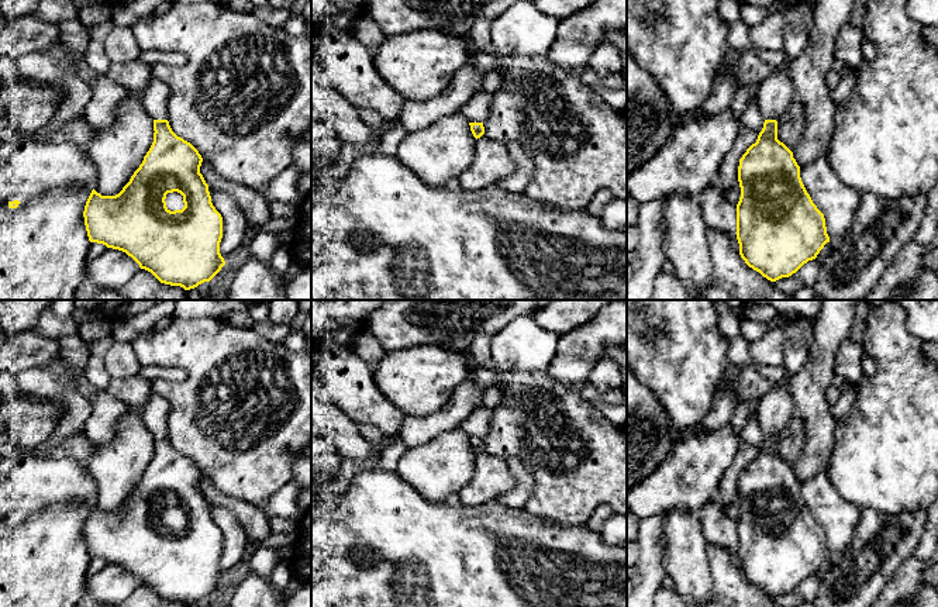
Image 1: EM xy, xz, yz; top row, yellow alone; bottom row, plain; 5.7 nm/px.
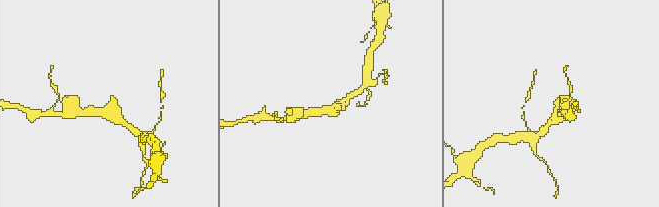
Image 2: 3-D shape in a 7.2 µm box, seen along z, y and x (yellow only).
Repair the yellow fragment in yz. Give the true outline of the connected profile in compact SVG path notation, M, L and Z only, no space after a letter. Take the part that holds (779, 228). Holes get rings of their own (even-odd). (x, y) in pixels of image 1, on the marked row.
M799 3L784 14L783 51L786 61L755 89L763 128L739 159L738 182L741 197L737 204L737 239L745 263L770 282L789 277L804 263L817 258L830 237L824 214L813 203L801 177L793 152L777 139L777 118L792 103L790 65L804 51L813 27L811 4Z

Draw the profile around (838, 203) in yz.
M827 156L800 168L801 182L824 214L830 241L842 242L851 232L859 207L859 193L839 180Z

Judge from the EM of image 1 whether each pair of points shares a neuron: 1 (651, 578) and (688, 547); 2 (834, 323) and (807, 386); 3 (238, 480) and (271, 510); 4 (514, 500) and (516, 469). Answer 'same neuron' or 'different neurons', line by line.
1: different neurons
2: same neuron
3: different neurons
4: same neuron

